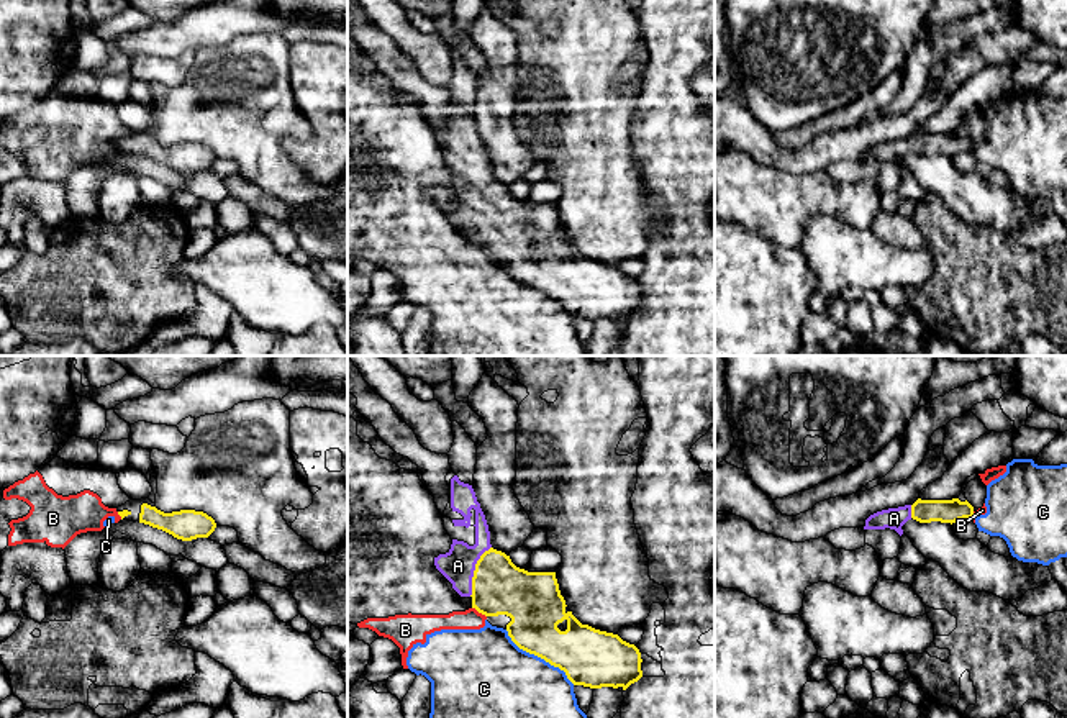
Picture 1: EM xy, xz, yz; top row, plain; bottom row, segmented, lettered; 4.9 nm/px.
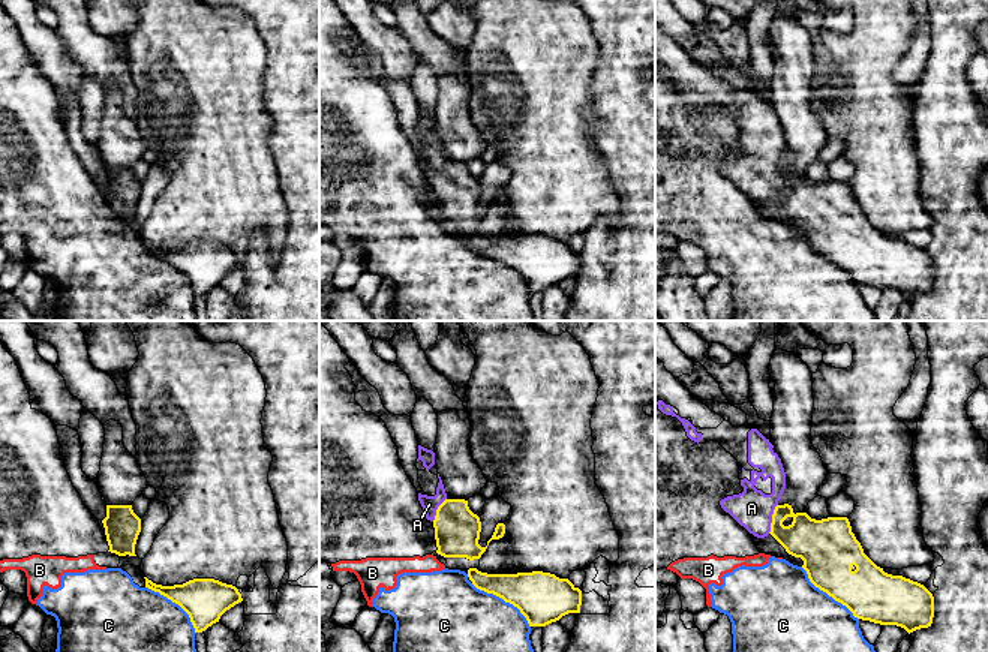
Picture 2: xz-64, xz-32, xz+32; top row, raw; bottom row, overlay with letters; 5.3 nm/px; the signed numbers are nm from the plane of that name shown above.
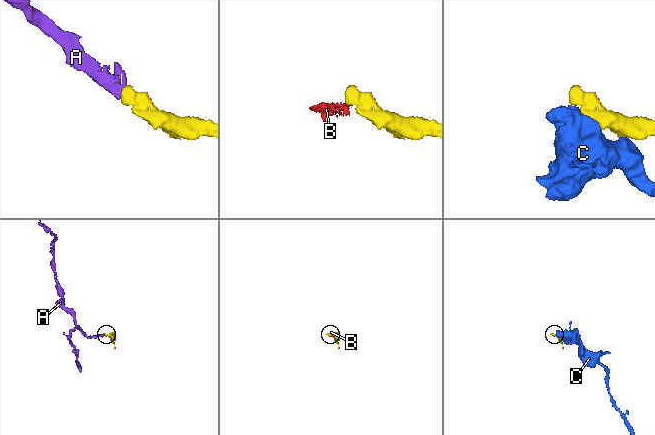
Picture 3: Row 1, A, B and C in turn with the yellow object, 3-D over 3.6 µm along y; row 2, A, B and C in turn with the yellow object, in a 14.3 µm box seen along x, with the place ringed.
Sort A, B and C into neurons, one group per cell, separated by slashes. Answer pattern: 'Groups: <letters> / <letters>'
Groups: A / B C

